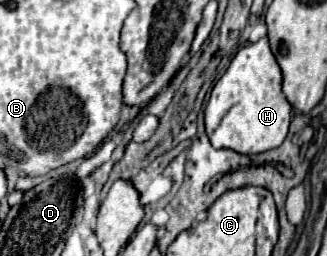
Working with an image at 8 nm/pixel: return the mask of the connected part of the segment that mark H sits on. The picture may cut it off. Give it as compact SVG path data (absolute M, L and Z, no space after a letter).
M262 38L254 44L242 46L236 56L232 58L226 74L214 84L210 100L204 110L204 124L206 124L206 134L212 142L214 148L228 148L240 154L260 154L272 148L278 148L286 134L288 134L288 124L292 120L292 108L282 94L282 72L280 66L268 46L268 38Z

